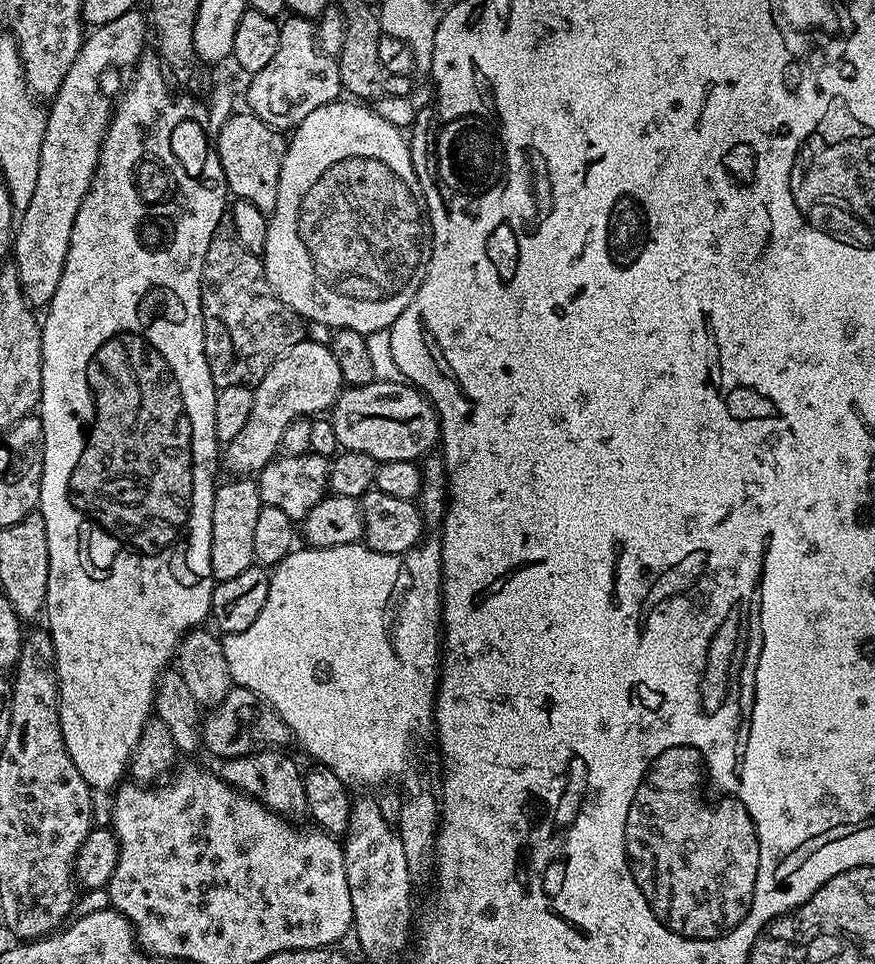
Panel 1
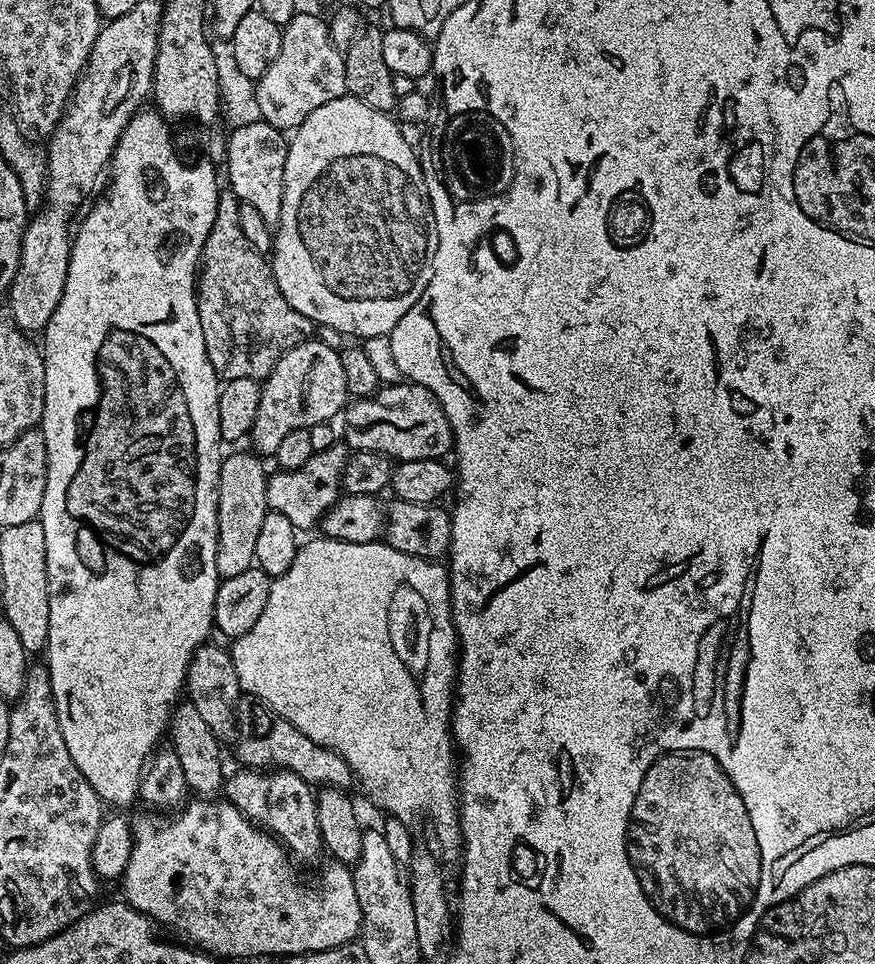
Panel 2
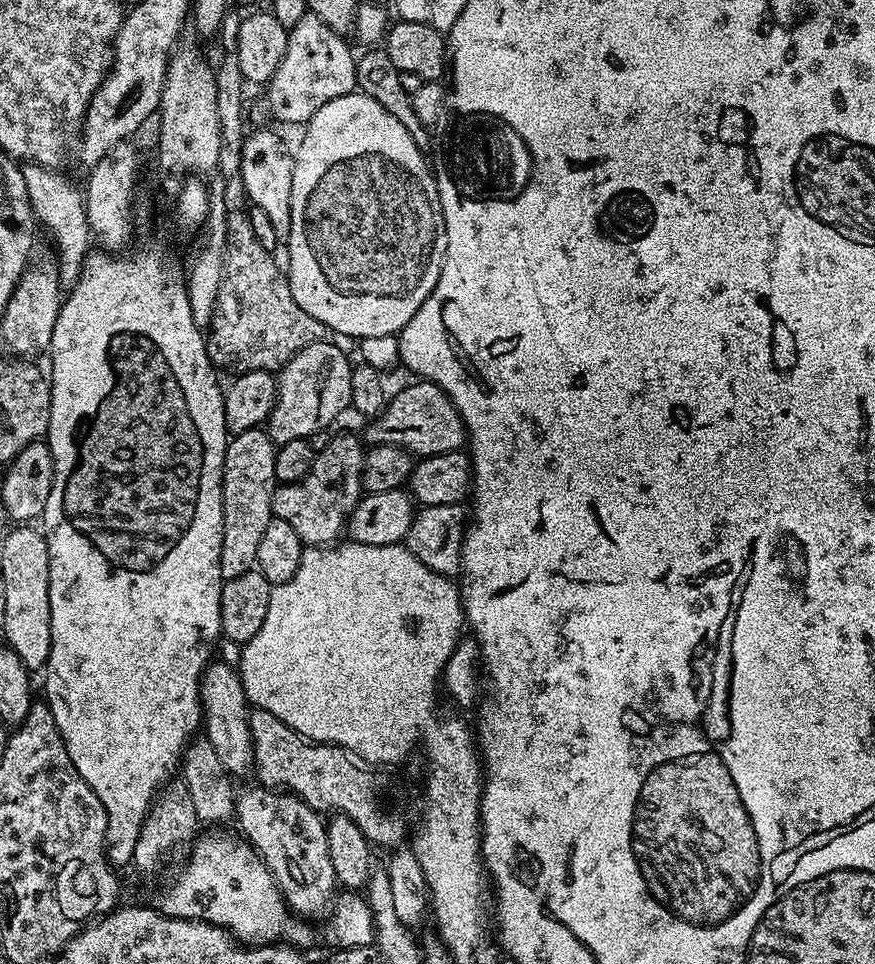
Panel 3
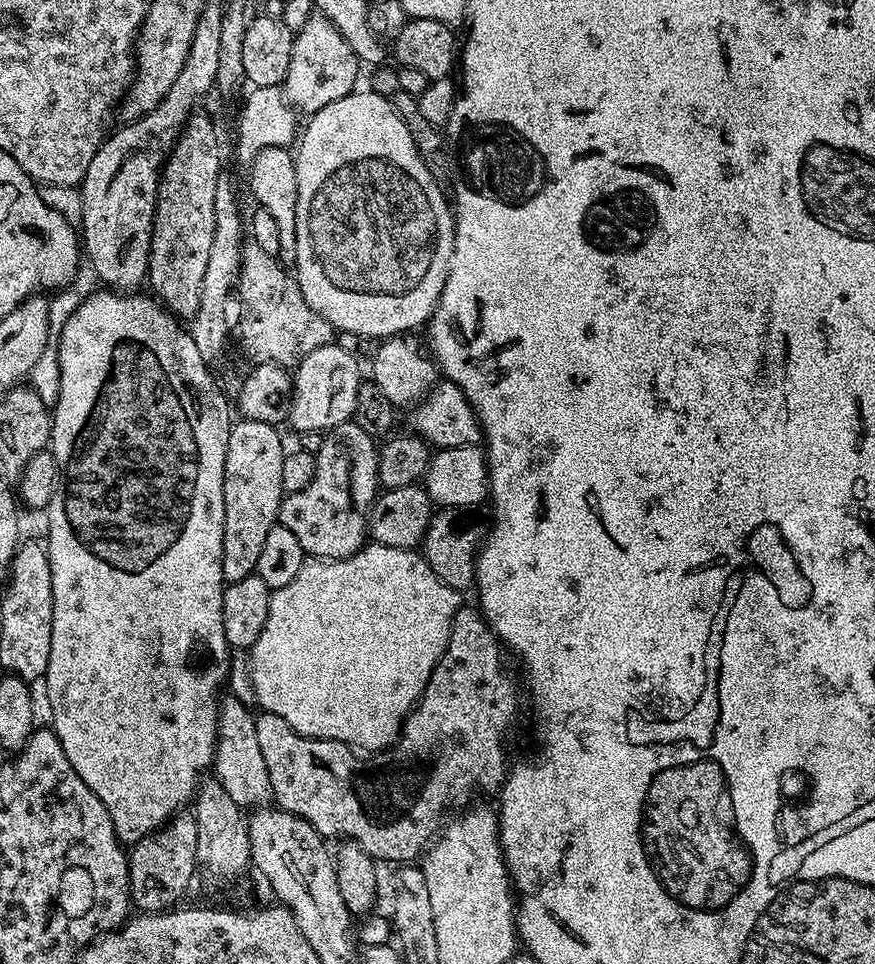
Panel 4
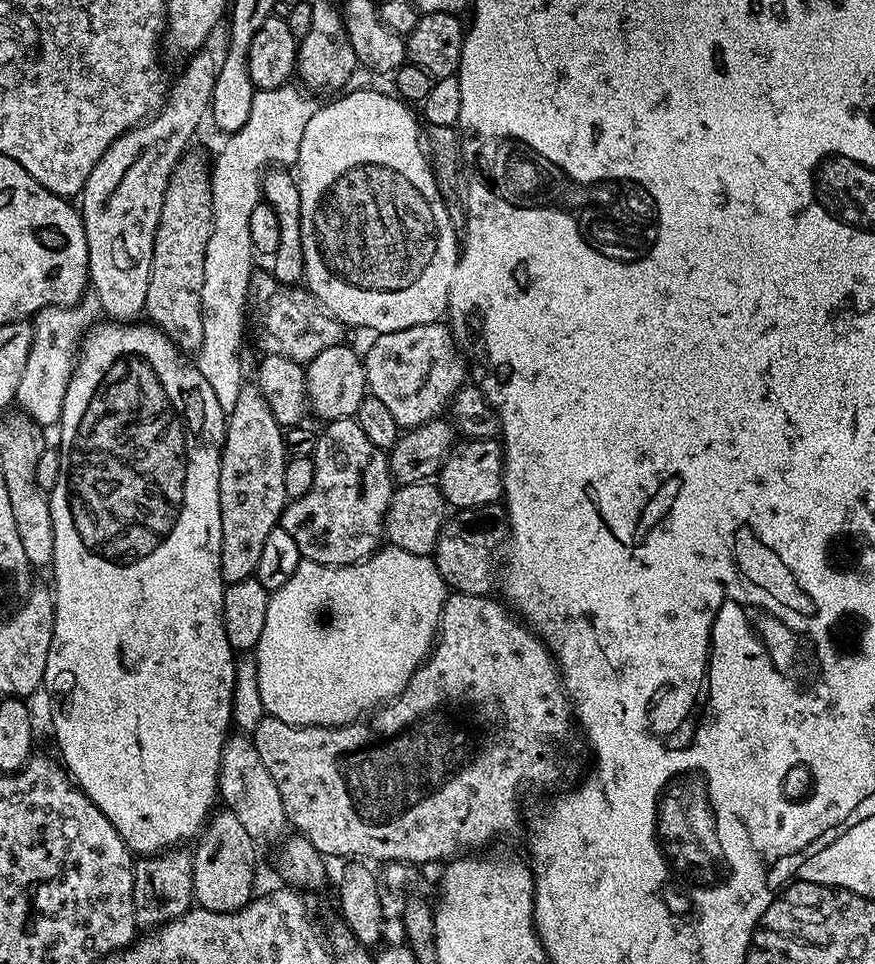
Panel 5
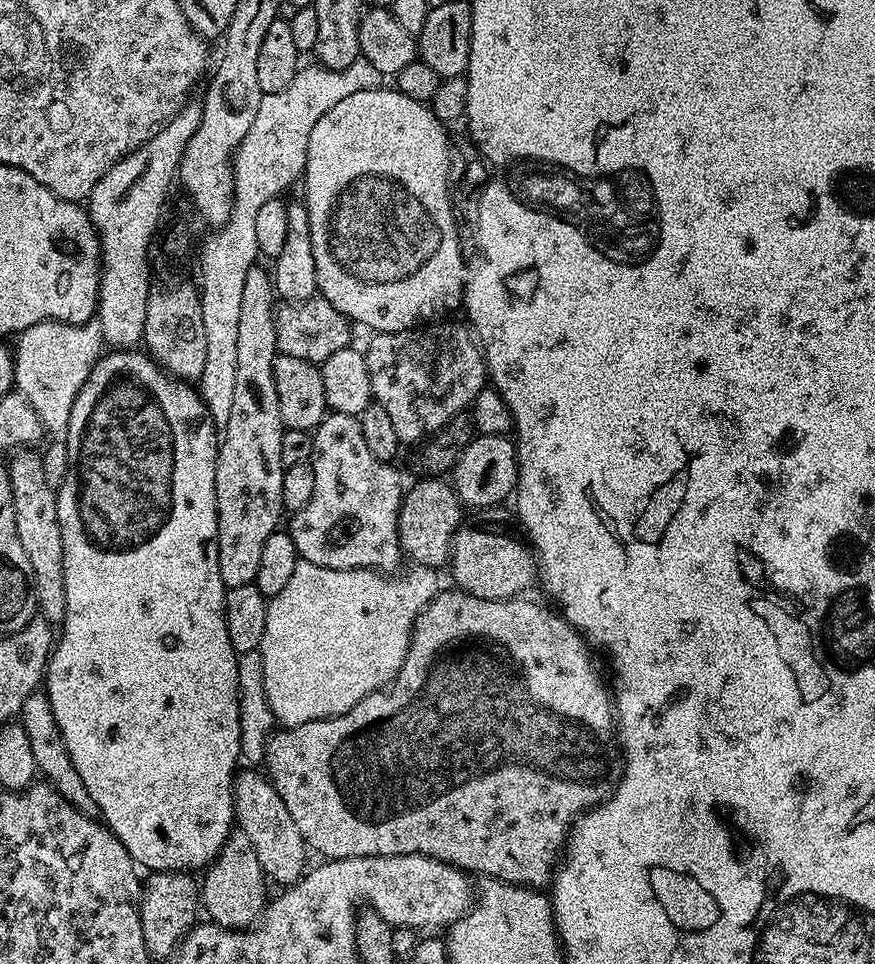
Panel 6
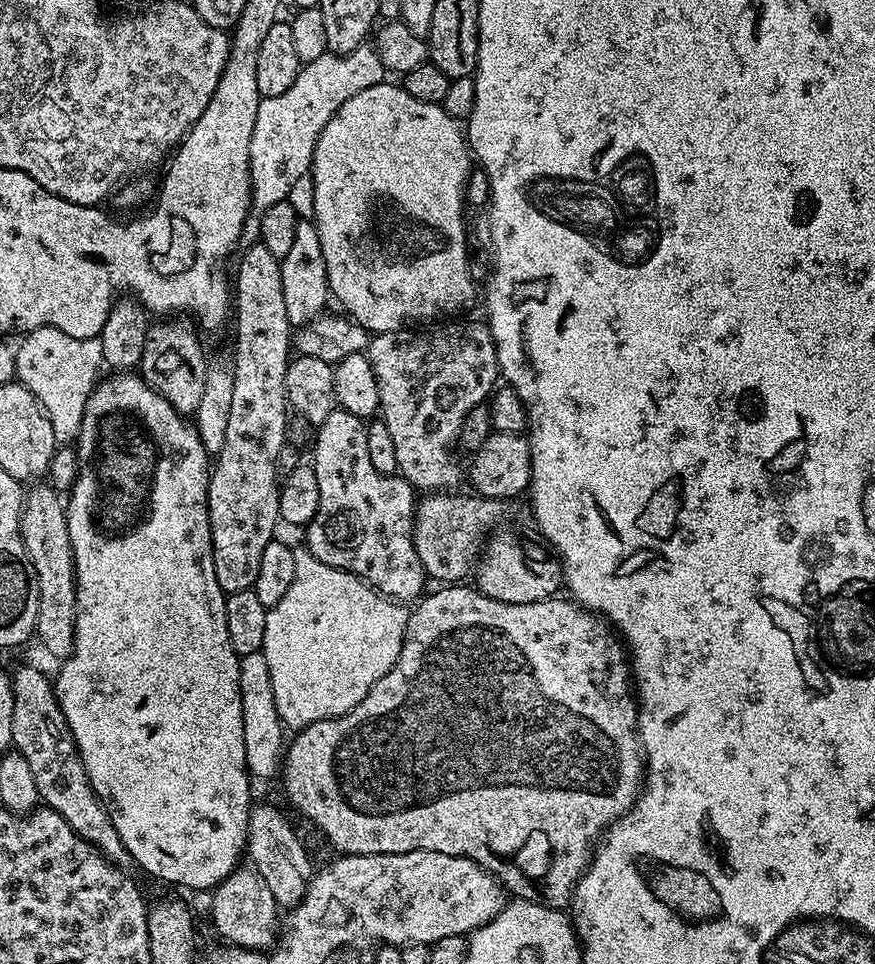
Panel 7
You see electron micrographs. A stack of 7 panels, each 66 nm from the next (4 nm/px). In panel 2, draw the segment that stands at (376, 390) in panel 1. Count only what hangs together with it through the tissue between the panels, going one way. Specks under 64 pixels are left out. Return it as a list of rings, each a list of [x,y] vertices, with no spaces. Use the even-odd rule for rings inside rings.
[[[392,382],[372,396],[356,398],[343,413],[342,440],[349,449],[374,451],[392,462],[401,460],[444,460],[453,451],[450,422],[434,394],[426,386]]]

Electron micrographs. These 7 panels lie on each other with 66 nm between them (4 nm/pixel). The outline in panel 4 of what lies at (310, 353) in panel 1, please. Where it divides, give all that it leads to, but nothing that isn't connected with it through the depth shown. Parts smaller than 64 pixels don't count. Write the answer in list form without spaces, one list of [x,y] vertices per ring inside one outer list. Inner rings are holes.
[[[333,342],[314,350],[314,354],[306,354],[302,362],[297,364],[292,376],[292,405],[288,411],[287,423],[296,427],[297,433],[306,430],[318,430],[327,433],[337,428],[339,424],[347,424],[355,417],[358,390],[362,383],[360,377],[360,364],[344,348],[339,348],[339,343]]]

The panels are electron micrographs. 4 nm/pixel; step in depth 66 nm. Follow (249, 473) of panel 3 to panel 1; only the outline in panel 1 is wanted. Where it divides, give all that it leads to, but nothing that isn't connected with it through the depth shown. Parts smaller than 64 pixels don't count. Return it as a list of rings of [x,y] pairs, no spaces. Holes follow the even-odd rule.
[[[228,478],[214,494],[214,518],[212,519],[212,541],[210,542],[210,566],[213,581],[234,578],[242,570],[253,567],[254,529],[258,523],[260,485],[252,478]]]

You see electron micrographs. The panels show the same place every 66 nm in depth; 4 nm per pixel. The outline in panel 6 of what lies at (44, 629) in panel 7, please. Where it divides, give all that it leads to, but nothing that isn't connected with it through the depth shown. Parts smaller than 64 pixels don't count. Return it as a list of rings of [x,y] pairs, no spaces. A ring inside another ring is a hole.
[[[16,450],[11,453],[7,461],[8,477],[12,487],[12,501],[14,502],[14,526],[18,530],[18,542],[22,542],[22,550],[26,550],[26,558],[30,562],[32,571],[32,586],[36,593],[36,607],[39,615],[49,622],[63,621],[66,614],[66,586],[62,574],[62,530],[58,526],[58,502],[56,489],[46,482],[44,457],[36,450]]]

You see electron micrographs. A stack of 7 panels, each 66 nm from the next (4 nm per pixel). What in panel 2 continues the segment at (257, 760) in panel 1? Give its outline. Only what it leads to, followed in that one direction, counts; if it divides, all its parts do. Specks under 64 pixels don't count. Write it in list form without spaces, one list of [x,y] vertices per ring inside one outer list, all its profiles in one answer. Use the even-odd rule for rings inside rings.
[[[239,770],[227,777],[222,789],[223,799],[229,800],[253,824],[263,828],[264,831],[275,836],[290,853],[293,861],[308,864],[322,856],[324,843],[318,830],[318,806],[316,805],[316,792],[313,785],[306,783],[298,774],[283,770]]]

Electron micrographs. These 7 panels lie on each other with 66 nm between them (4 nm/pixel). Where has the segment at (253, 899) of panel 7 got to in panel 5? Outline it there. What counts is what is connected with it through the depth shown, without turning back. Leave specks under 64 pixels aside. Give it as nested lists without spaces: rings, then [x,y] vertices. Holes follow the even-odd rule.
[[[220,810],[204,825],[204,831],[195,841],[196,852],[191,853],[192,873],[194,874],[194,890],[192,895],[195,903],[206,910],[215,912],[237,912],[245,908],[254,899],[252,887],[256,884],[256,848],[257,841],[250,838],[227,810]]]

